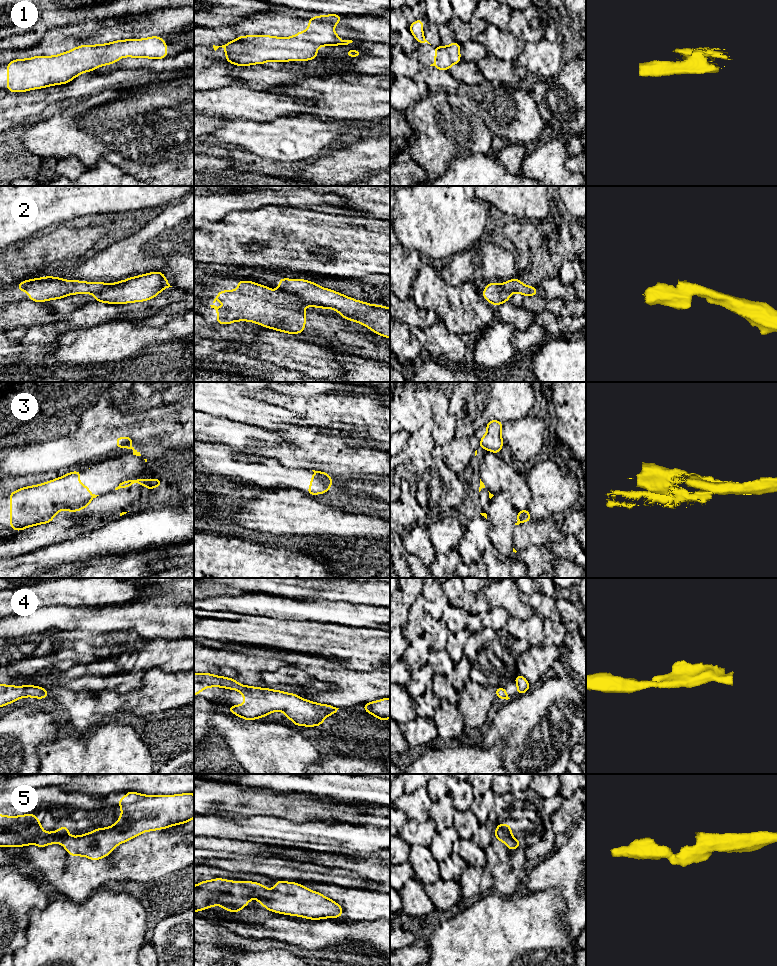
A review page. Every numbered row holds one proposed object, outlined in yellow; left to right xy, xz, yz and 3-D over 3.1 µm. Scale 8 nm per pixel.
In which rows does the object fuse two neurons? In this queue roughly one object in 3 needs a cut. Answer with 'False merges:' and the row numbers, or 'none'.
False merges: 2, 3

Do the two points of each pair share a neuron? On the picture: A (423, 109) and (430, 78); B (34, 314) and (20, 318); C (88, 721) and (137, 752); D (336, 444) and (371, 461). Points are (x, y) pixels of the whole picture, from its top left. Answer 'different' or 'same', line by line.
A: different
B: same
C: different
D: same

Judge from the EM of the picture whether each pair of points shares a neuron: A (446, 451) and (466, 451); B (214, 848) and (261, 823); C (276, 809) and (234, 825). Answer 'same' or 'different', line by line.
A: same
B: different
C: different

